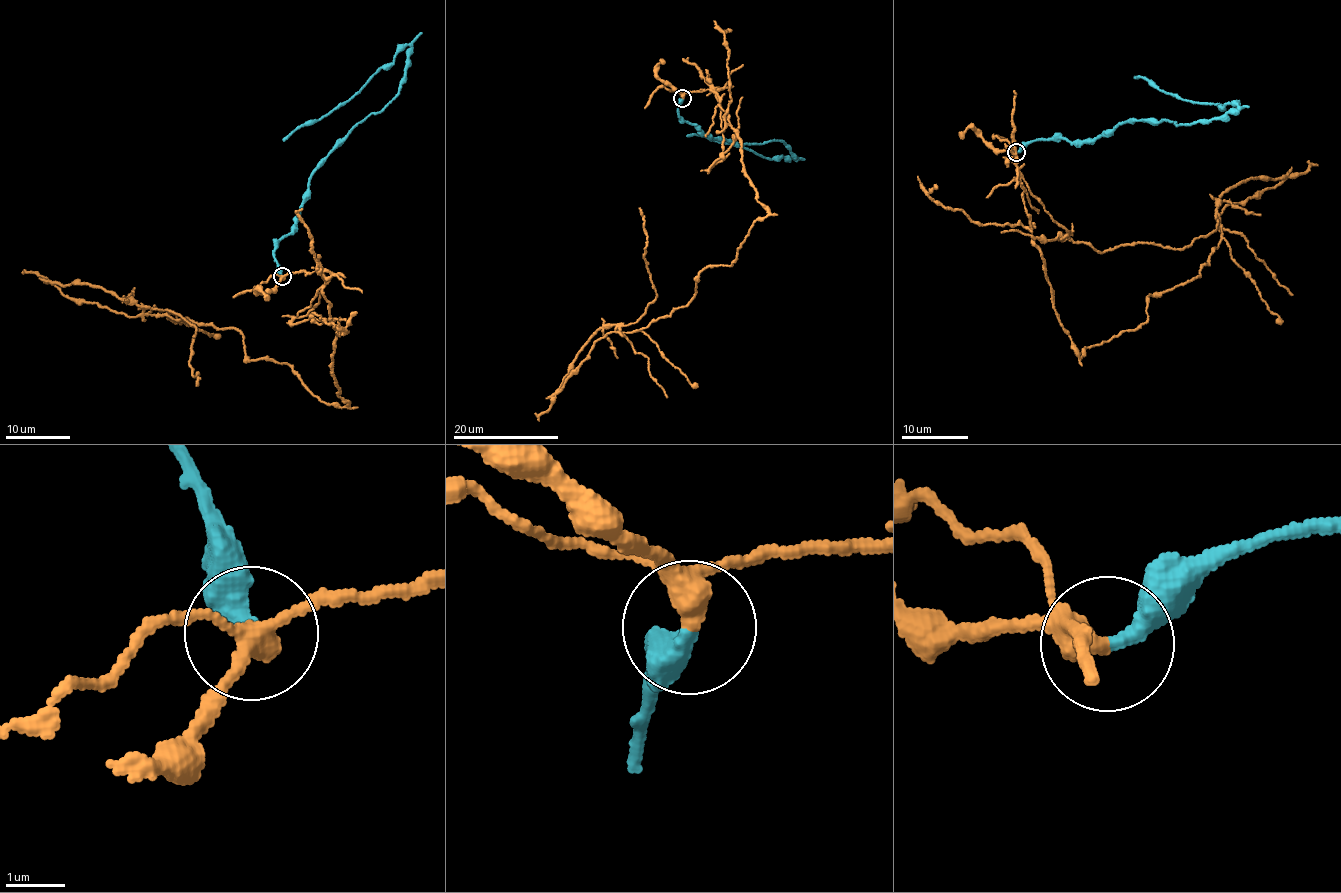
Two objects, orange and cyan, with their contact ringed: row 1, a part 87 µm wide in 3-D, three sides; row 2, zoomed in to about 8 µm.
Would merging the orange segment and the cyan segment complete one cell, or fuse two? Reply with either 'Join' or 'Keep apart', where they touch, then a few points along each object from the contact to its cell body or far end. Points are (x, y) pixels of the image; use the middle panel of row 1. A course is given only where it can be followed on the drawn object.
Keep apart. Place: (682, 98). Course of orange: (683, 98), (717, 94), (768, 213), (733, 264), (698, 275), (688, 303), (622, 333), (657, 297), (639, 207). Course of cyan: (683, 98), (678, 117), (694, 125), (698, 133), (739, 143), (784, 141), (791, 157), (766, 158), (687, 135)

